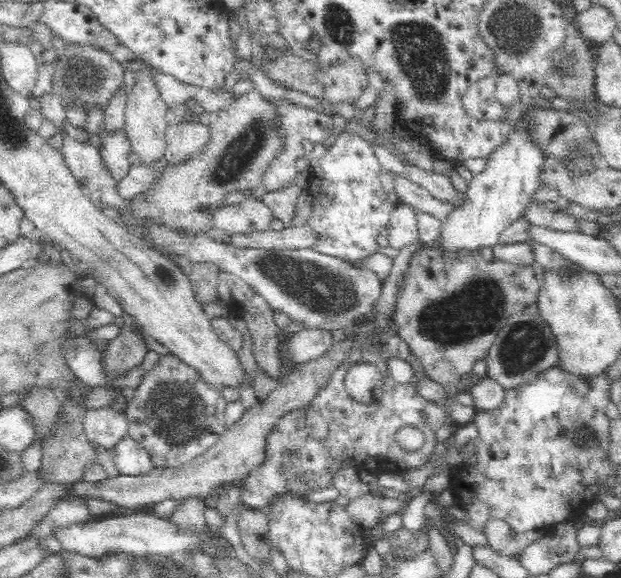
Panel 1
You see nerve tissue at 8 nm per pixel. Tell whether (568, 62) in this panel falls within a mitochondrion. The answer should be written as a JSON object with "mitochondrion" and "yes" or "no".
{"mitochondrion":"yes"}

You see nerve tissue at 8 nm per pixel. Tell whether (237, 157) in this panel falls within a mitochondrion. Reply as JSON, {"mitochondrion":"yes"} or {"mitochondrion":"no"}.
{"mitochondrion":"yes"}

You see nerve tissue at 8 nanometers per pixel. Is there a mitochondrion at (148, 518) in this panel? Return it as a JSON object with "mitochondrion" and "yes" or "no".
{"mitochondrion":"no"}

